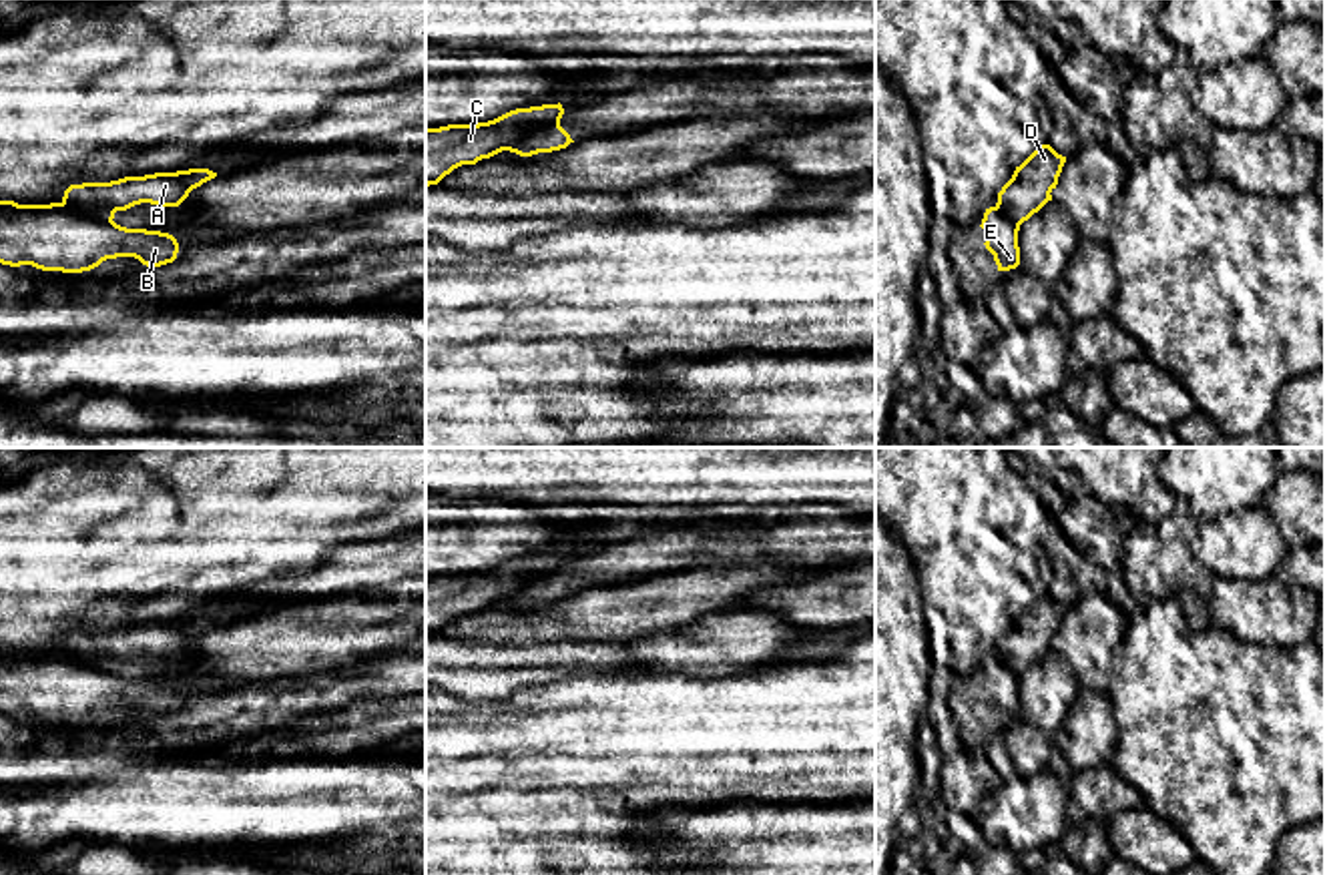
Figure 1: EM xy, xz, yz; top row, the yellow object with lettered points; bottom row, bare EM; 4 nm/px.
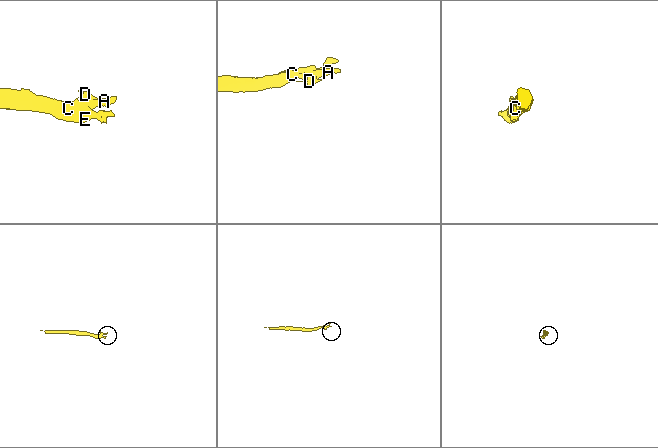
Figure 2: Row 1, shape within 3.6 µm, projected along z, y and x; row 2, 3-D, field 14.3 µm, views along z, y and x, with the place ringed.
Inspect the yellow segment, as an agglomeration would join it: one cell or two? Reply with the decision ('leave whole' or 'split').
split

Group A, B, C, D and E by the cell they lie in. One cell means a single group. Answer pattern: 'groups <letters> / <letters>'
groups A D / B C E

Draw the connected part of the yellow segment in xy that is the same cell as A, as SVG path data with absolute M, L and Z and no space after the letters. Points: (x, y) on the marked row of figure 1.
M189 169L177 173L155 173L145 177L124 177L110 183L70 185L62 203L98 221L112 221L116 211L126 211L141 203L159 207L179 207L193 189L215 179L209 169Z

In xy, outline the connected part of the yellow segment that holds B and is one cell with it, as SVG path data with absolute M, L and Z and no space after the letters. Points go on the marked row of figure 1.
M0 201L2 265L82 273L116 257L135 257L147 267L161 267L173 263L177 253L179 243L169 233L98 221L64 203Z

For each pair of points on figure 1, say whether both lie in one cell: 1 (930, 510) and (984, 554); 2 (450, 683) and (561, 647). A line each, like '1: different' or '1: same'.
1: same
2: same

